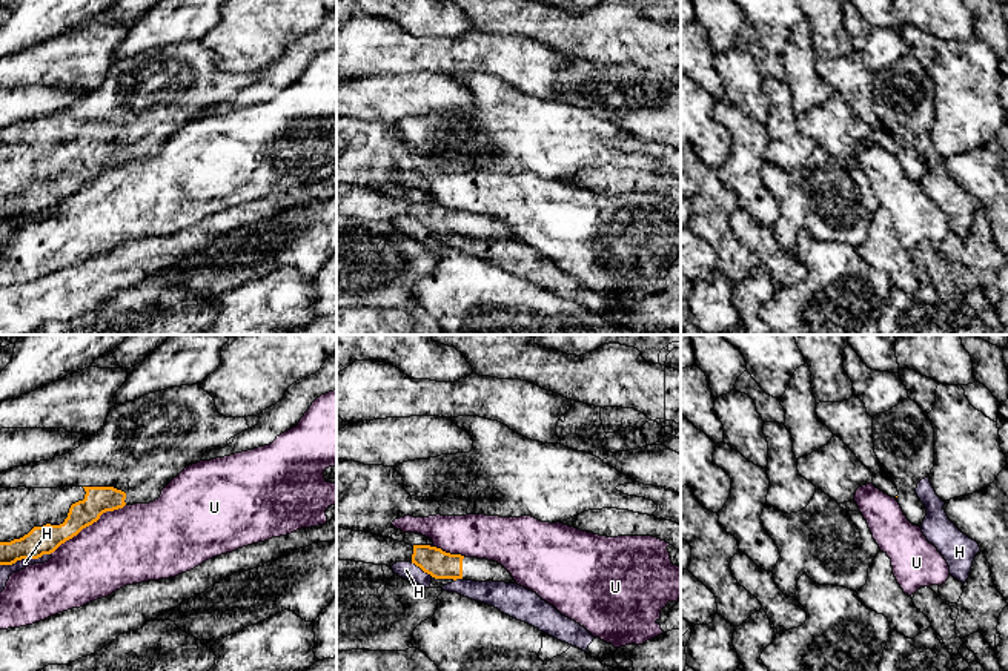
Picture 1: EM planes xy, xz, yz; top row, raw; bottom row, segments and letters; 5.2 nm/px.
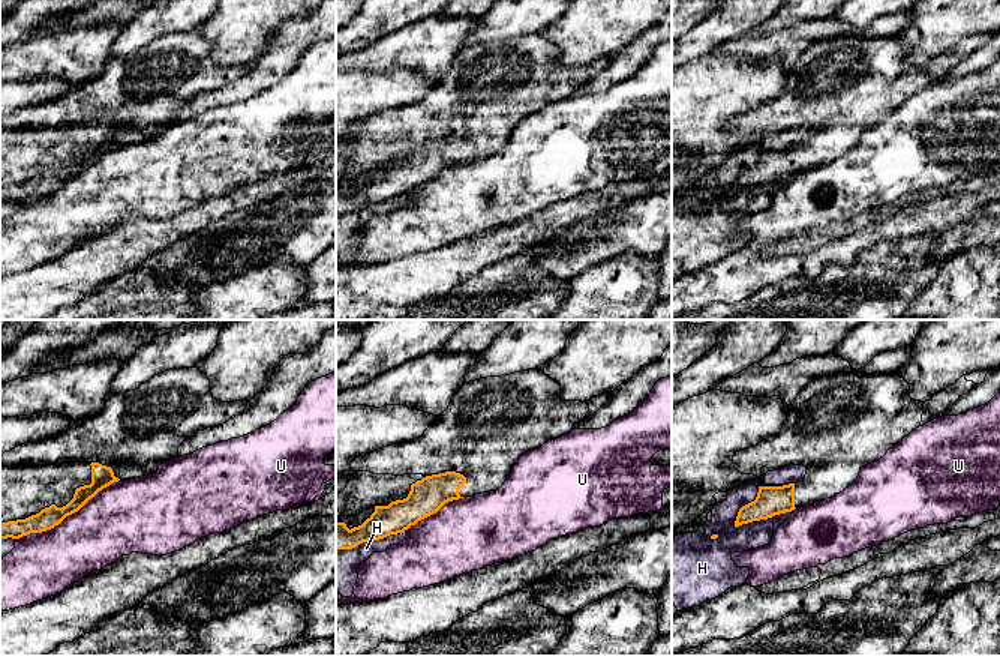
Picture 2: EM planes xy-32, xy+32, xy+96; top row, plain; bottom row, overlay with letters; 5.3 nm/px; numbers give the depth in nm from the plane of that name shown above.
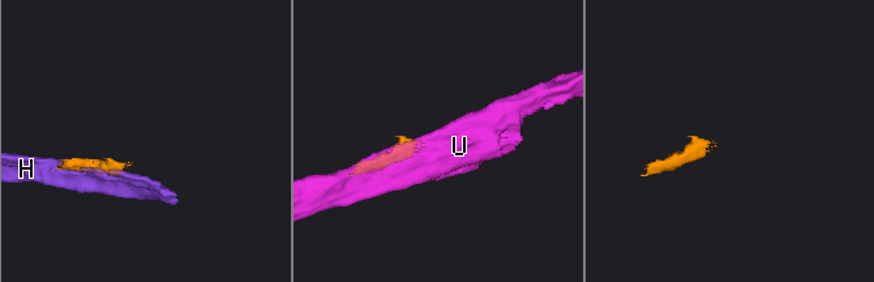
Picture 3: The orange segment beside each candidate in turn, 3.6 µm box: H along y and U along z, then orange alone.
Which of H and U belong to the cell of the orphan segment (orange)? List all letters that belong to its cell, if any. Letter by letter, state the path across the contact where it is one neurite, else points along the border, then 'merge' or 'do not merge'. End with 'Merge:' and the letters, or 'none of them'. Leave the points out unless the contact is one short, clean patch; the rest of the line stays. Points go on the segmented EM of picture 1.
H: do not merge
U: do not merge
Merge: none of them

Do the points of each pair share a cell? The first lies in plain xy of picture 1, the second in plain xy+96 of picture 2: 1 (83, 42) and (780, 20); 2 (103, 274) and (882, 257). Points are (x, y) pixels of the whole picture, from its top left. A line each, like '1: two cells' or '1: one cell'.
1: two cells
2: two cells

